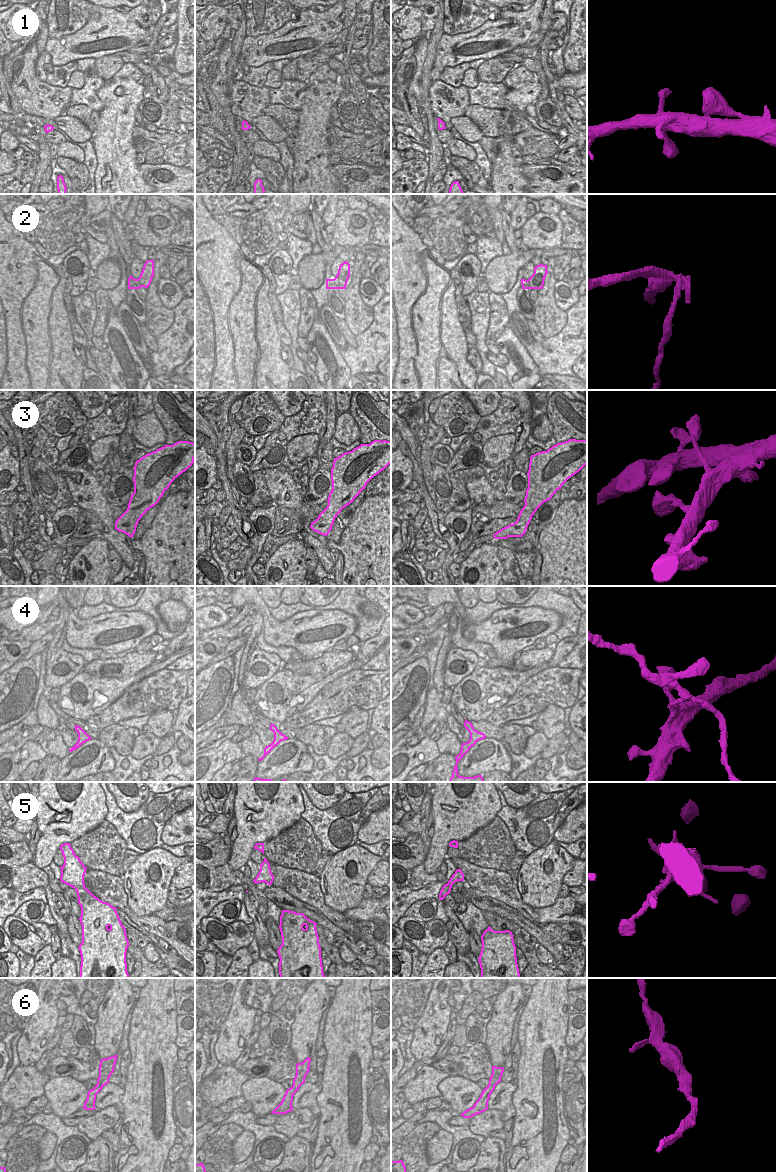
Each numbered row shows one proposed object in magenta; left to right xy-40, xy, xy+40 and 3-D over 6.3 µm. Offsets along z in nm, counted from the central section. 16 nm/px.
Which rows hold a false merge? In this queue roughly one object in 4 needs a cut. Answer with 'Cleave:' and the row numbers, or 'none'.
Cleave: 2, 4

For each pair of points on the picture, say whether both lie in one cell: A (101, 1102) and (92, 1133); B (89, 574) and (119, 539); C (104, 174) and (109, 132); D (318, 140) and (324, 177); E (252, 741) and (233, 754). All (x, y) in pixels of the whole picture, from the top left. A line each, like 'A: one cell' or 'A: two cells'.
A: two cells
B: two cells
C: one cell
D: one cell
E: two cells

